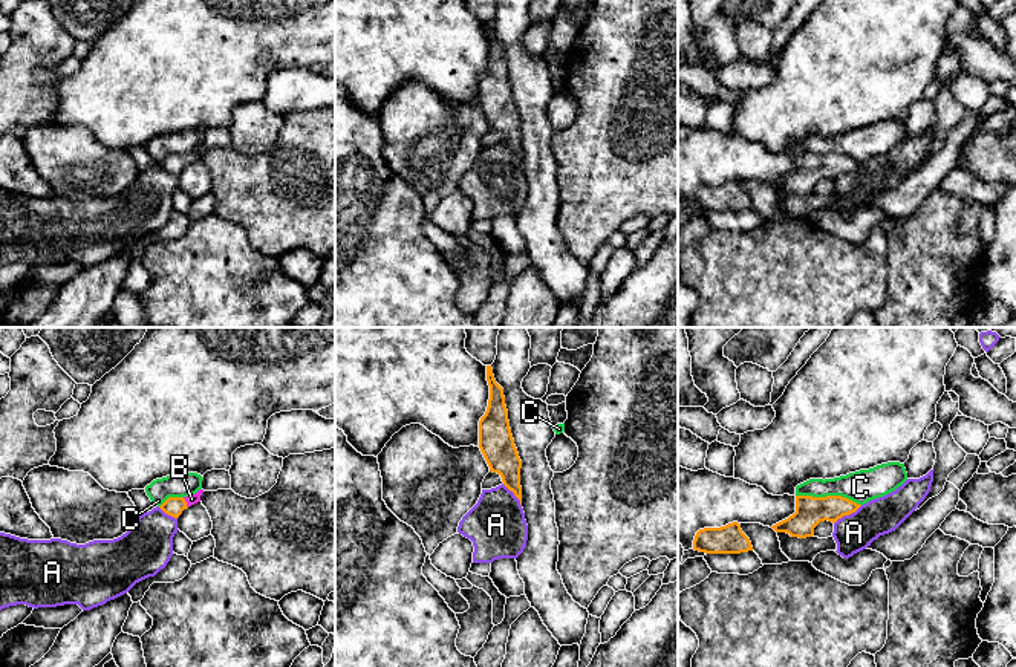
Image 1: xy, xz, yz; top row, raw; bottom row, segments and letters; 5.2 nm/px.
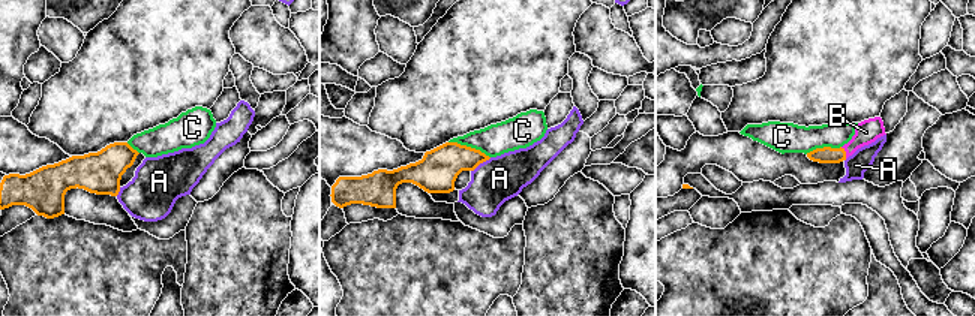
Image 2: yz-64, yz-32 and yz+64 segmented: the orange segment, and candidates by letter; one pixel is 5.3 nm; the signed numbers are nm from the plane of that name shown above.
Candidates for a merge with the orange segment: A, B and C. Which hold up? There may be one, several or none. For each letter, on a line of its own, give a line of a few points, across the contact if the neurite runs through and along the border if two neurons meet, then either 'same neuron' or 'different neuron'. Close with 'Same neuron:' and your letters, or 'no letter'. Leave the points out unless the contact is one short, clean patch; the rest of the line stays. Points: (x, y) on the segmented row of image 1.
A: line yz (862, 505), (843, 514), (834, 523); different neuron
B: line xy (173, 507), (185, 502), (192, 499); same neuron
C: line yz (796, 494), (845, 496), (860, 505); different neuron
Same neuron: B

